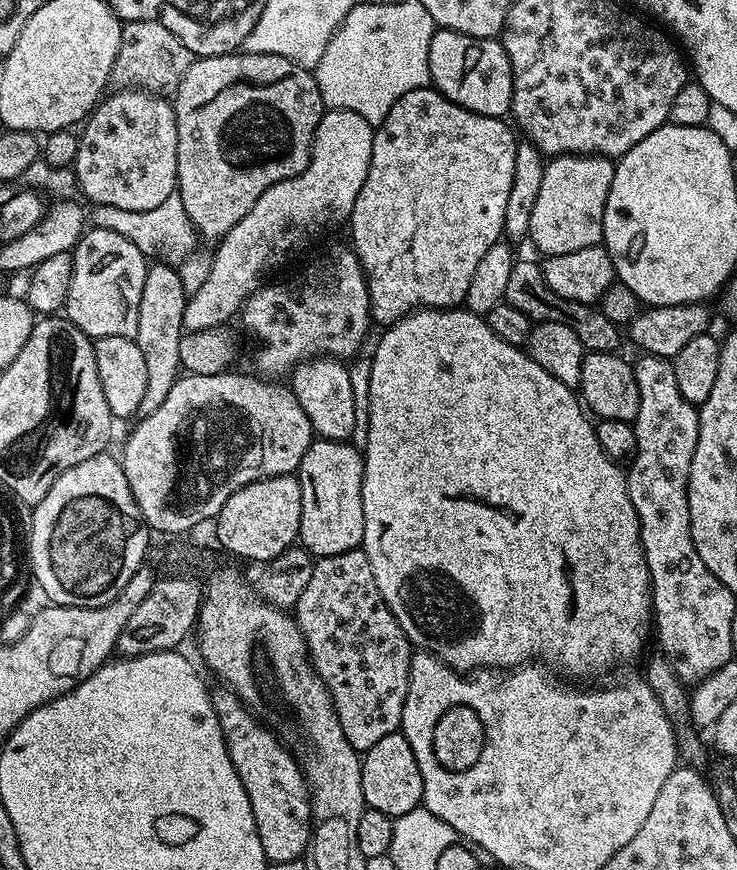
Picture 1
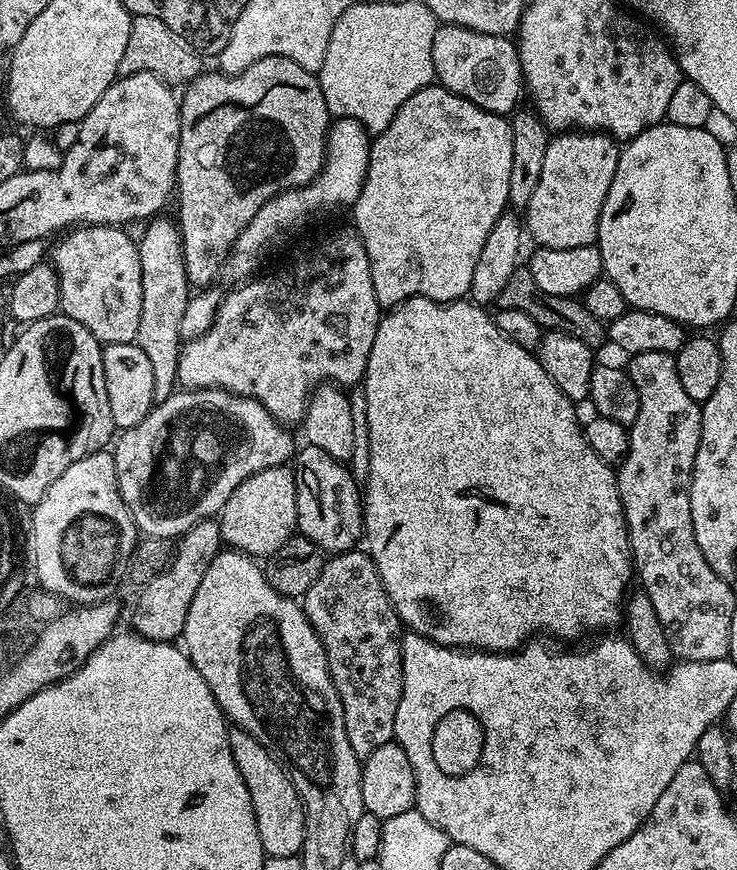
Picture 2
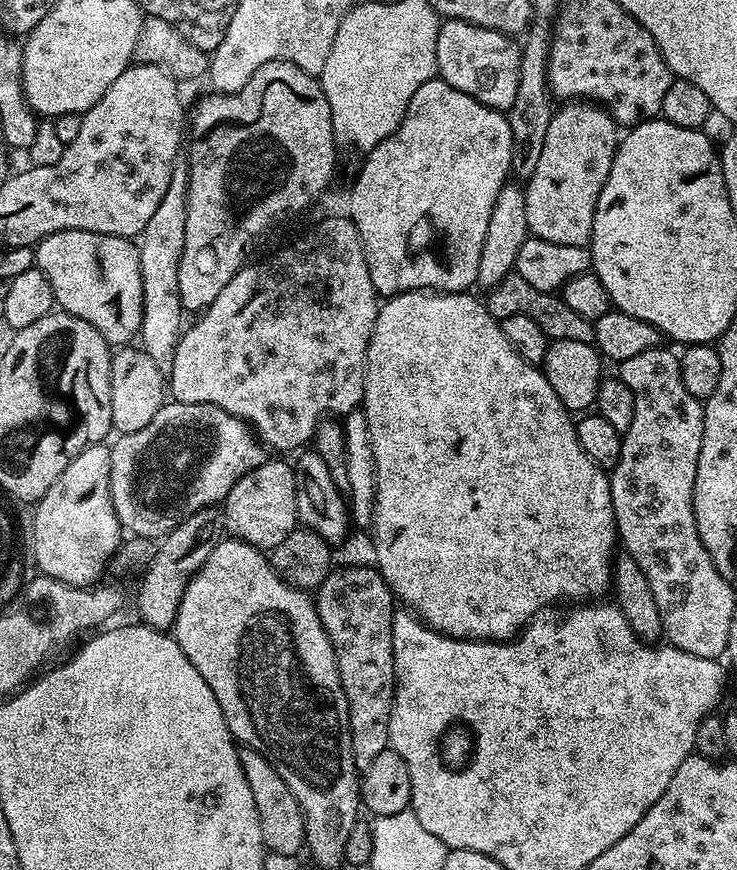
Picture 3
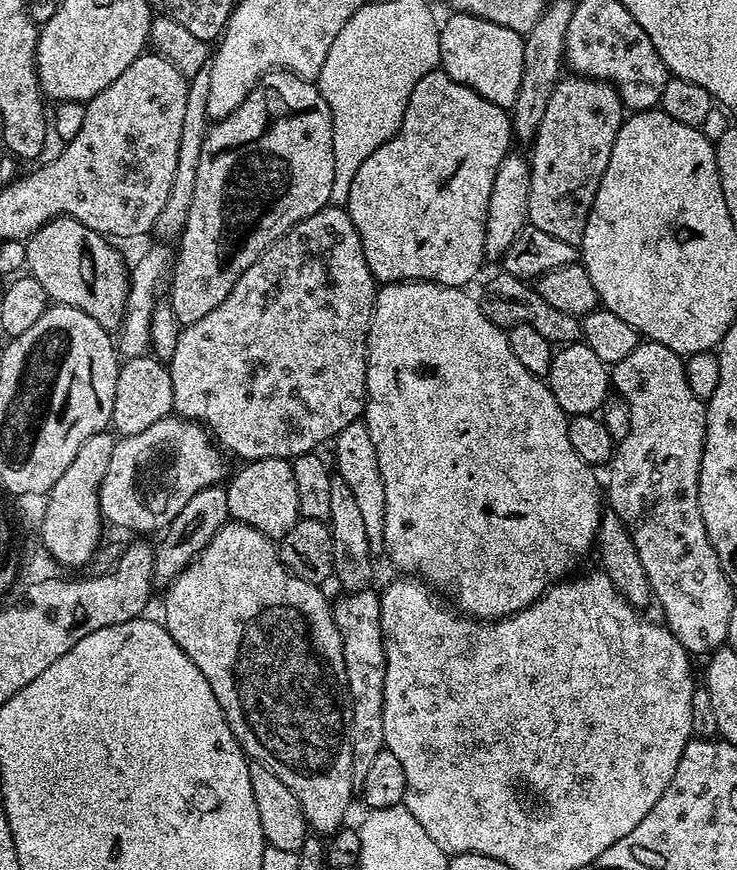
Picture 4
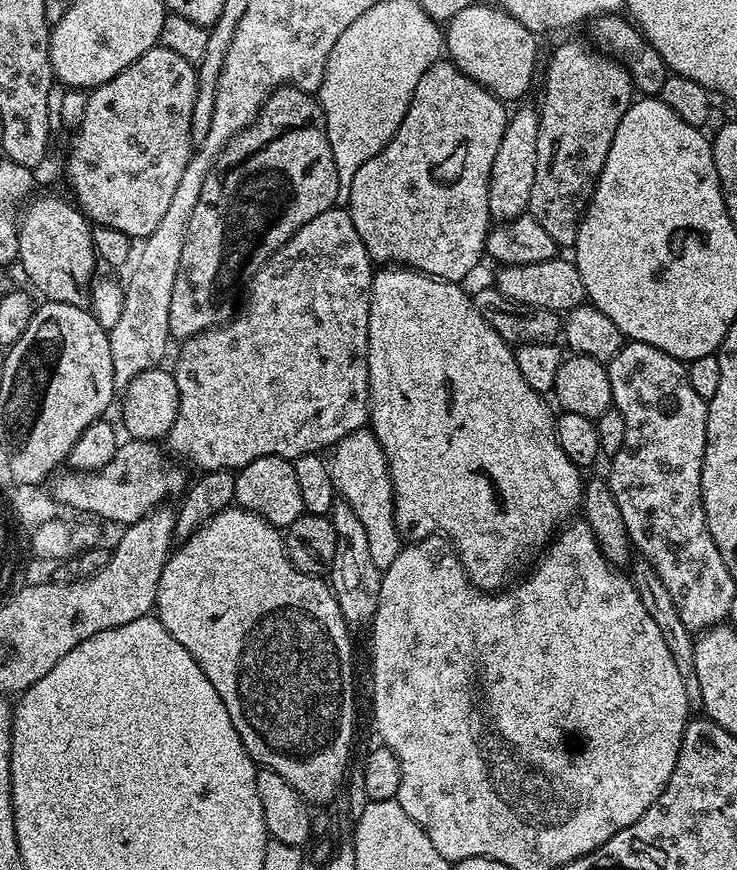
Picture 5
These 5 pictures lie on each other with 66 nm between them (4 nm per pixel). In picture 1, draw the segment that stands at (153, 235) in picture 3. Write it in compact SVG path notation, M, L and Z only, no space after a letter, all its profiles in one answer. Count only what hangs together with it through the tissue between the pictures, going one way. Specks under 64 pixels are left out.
M167 262L149 263L146 283L142 285L142 302L138 306L138 334L135 342L138 350L146 358L146 394L142 397L139 415L141 417L154 414L162 402L166 402L166 394L178 377L182 367L179 360L179 340L185 336L183 311L186 310L190 293L182 286L179 271Z

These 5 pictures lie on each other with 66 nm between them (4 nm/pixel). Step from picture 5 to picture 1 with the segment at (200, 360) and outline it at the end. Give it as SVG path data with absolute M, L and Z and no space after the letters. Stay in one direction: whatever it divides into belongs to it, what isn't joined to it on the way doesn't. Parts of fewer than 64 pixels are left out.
M336 244L328 248L317 260L312 260L301 272L293 274L289 280L276 280L265 283L245 301L238 312L238 320L256 339L256 353L252 364L257 373L264 378L287 377L297 364L311 360L314 356L334 356L337 358L355 357L364 339L368 336L368 324L373 323L372 303L368 297L368 283L351 247Z

